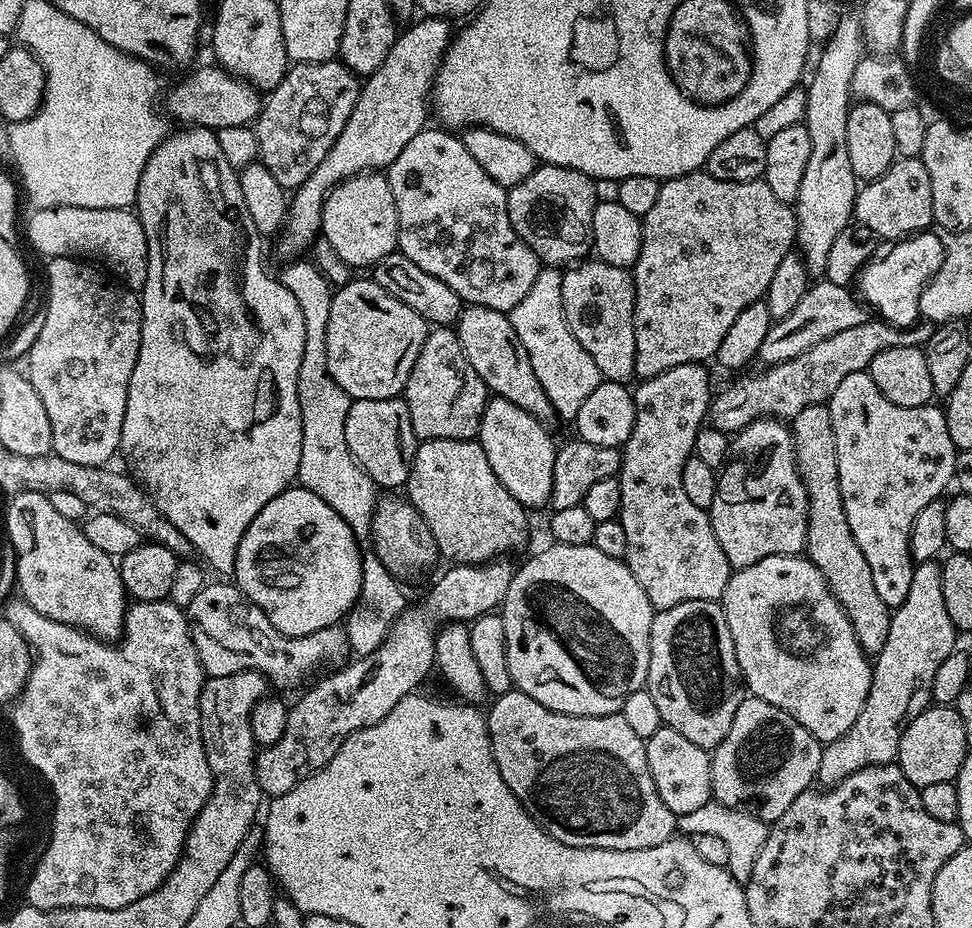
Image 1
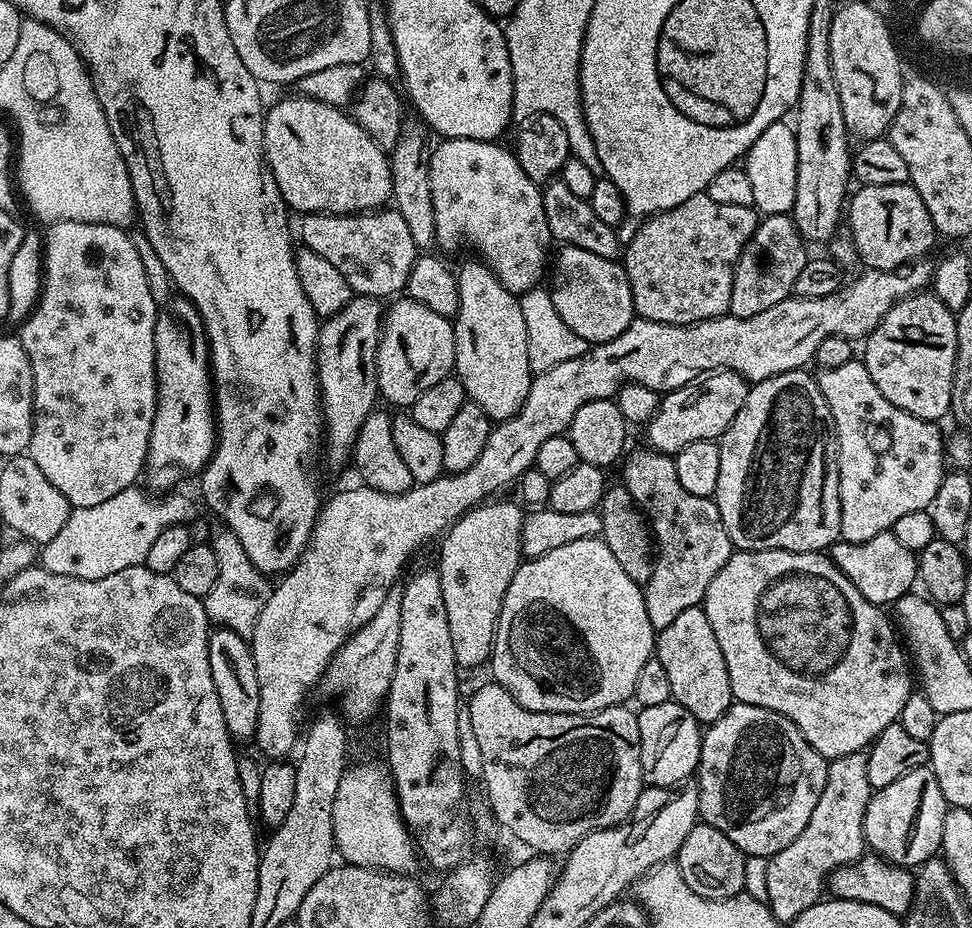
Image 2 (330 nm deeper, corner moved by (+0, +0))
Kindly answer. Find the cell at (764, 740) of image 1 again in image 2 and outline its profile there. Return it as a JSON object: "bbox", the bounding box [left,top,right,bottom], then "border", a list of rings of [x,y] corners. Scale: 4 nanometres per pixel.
{"bbox":[698,702,828,858],"border":[[[734,702],[722,718],[707,725],[702,732],[698,769],[700,815],[703,823],[722,830],[745,857],[767,858],[786,850],[786,846],[806,830],[806,822],[810,822],[810,814],[814,814],[814,806],[818,806],[818,798],[822,798],[827,773],[828,761],[802,738],[790,718],[762,706]]]}

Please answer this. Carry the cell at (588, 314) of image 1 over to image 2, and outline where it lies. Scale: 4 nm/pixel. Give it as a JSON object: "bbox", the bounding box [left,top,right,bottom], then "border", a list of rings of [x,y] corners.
{"bbox":[514,112,622,260],"border":[[[529,112],[519,121],[518,128],[521,128],[521,132],[516,136],[514,151],[522,170],[526,170],[526,174],[534,183],[543,186],[542,210],[546,210],[550,234],[565,245],[581,247],[601,255],[602,258],[616,260],[622,252],[622,240],[620,244],[619,238],[616,237],[617,229],[606,226],[606,222],[602,222],[598,214],[594,214],[588,201],[578,198],[578,194],[573,194],[564,180],[556,178],[570,159],[568,139],[562,122],[558,122],[558,118],[551,112]]]}

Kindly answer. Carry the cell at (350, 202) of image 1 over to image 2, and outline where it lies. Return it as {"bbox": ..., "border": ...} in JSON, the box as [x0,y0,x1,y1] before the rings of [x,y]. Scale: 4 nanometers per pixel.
{"bbox":[264,94,392,216],"border":[[[293,94],[267,109],[264,118],[264,159],[285,204],[293,213],[326,212],[330,216],[351,216],[383,209],[392,198],[392,165],[371,134],[345,109],[323,104],[309,96]]]}

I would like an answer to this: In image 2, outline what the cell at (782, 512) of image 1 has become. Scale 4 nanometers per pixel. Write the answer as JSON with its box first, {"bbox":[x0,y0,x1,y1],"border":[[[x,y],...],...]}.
{"bbox":[715,370,840,552],"border":[[[808,370],[783,372],[765,380],[757,380],[746,394],[746,402],[742,402],[742,410],[734,414],[734,422],[724,431],[718,441],[720,445],[720,461],[718,462],[718,486],[715,501],[718,514],[722,514],[722,522],[726,526],[726,534],[733,545],[741,552],[757,552],[758,550],[790,550],[791,552],[824,552],[840,540],[840,471],[836,457],[836,434],[832,423],[832,411],[816,384],[816,376]]]}

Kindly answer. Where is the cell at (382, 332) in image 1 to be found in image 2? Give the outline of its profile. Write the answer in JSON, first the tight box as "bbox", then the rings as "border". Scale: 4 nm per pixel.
{"bbox":[376,298,455,410],"border":[[[407,298],[393,299],[387,305],[384,327],[376,351],[376,391],[381,401],[389,400],[390,403],[397,404],[400,410],[411,409],[418,394],[430,390],[430,386],[438,386],[438,382],[449,379],[453,375],[455,366],[454,324],[449,317],[434,314],[434,310],[422,306],[422,302],[414,302]]]}

